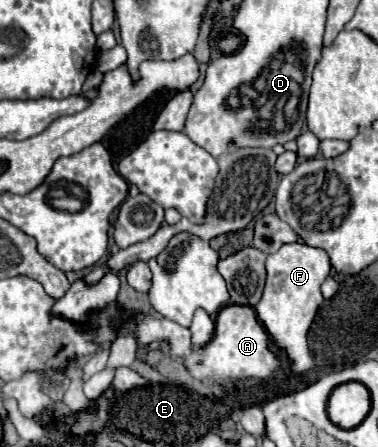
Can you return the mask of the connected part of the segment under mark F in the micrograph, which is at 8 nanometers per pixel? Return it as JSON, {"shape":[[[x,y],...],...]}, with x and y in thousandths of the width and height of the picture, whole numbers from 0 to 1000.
{"shape":[[[746,548],[730,566],[714,566],[704,575],[704,602],[709,602],[709,624],[698,642],[698,660],[683,673],[677,705],[693,718],[698,736],[741,776],[762,803],[767,803],[767,826],[778,839],[810,834],[825,821],[825,794],[815,781],[815,736],[841,700],[841,687],[852,682],[852,655],[847,638],[873,611],[873,584],[868,570],[852,557],[825,557],[820,548]]]}

